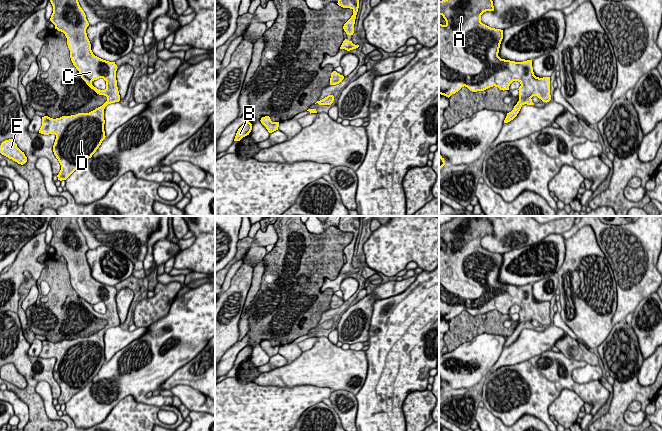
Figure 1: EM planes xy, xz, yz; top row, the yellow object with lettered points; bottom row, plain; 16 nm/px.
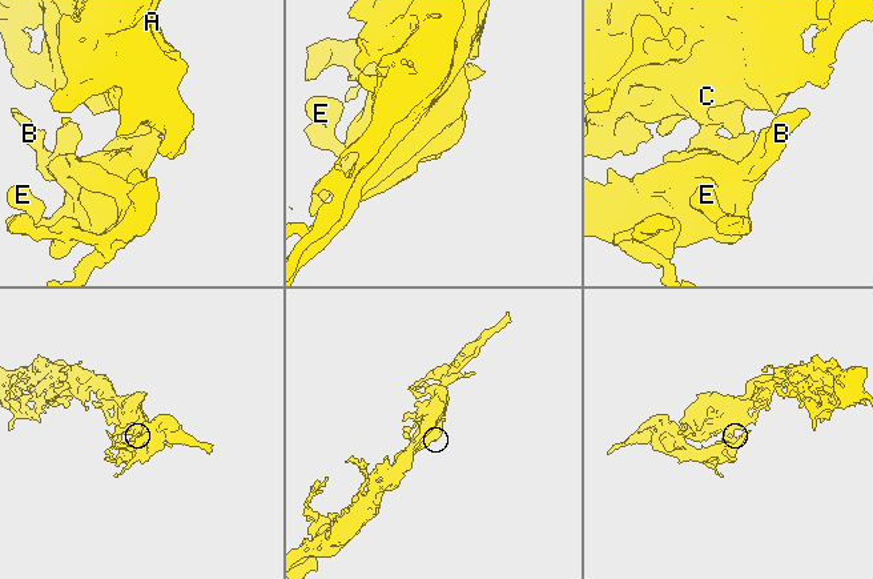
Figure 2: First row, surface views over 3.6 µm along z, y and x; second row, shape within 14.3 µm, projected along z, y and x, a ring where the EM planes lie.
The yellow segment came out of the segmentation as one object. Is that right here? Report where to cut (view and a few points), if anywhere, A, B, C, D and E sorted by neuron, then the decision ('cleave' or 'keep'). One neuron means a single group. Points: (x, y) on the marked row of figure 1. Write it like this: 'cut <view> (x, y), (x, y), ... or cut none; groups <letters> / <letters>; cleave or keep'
cut none; groups A B C D E; keep

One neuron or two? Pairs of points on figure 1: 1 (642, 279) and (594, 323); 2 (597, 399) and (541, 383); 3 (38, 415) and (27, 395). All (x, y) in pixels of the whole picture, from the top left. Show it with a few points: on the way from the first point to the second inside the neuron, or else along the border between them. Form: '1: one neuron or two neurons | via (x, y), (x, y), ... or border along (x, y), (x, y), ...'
1: two neurons | border along (615, 279), (616, 311), (612, 318), (612, 325)
2: one neuron | via (583, 390), (569, 383), (555, 383)
3: one neuron | via (36, 410), (35, 403), (32, 400)

